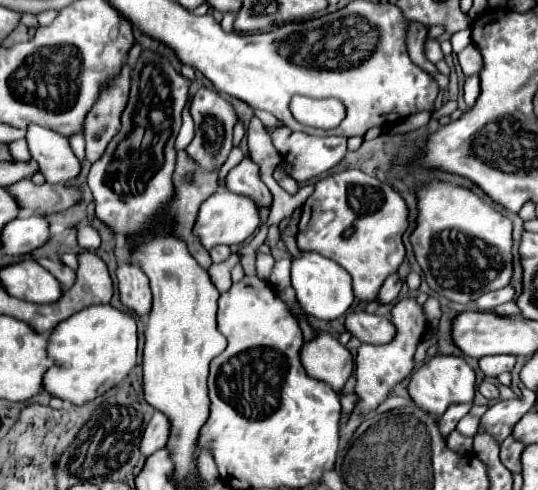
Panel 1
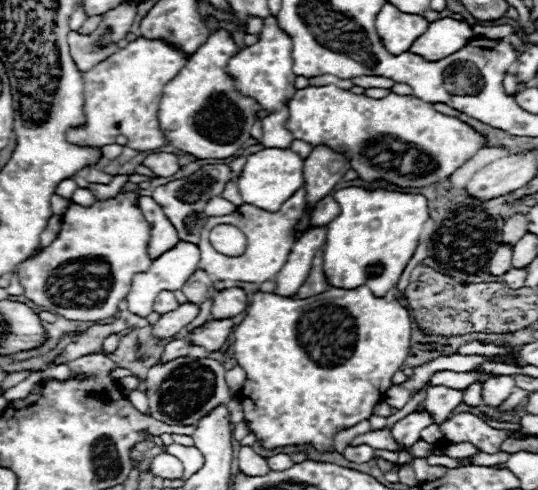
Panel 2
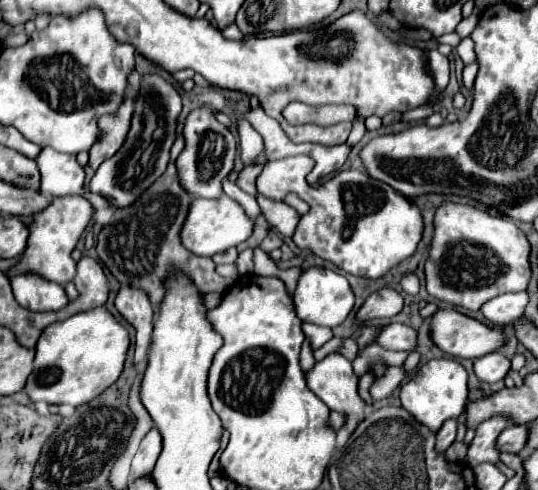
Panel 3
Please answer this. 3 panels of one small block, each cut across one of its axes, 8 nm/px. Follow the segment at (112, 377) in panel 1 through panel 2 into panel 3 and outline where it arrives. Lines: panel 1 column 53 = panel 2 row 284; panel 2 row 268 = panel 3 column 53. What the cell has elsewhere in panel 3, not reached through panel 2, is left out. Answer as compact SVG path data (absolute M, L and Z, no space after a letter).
M104 306L50 324L36 344L34 374L26 382L26 394L32 402L44 400L48 404L70 406L88 404L120 378L128 348L128 328L122 326Z

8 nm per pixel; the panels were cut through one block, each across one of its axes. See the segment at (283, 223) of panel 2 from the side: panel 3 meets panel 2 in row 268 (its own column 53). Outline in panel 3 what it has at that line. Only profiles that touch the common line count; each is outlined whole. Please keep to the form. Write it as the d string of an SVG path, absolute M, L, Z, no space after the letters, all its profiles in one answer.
M64 196L64 198L54 198L54 202L42 210L40 214L34 216L34 224L30 226L30 238L28 238L28 248L22 254L20 262L8 272L12 276L14 272L36 272L46 280L66 284L74 278L76 272L76 262L72 260L70 252L78 244L78 238L82 236L84 228L92 220L92 206L84 196Z

